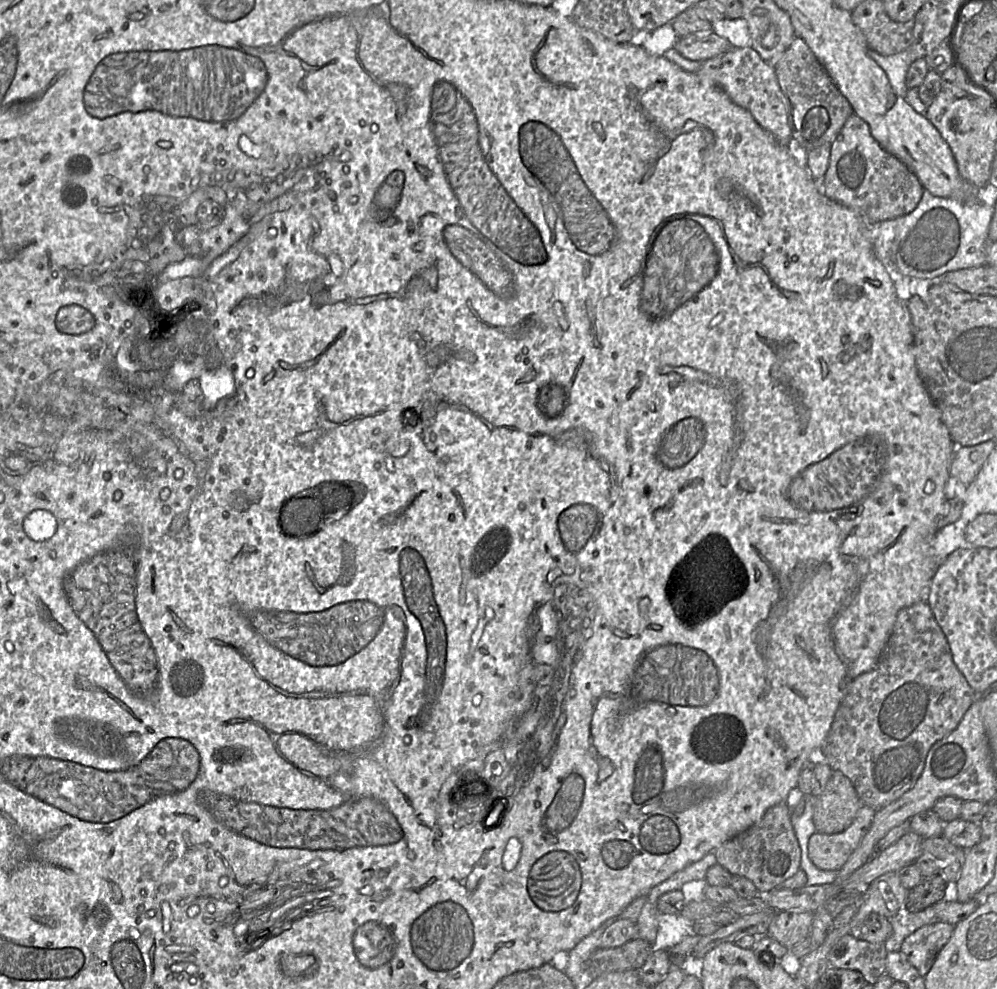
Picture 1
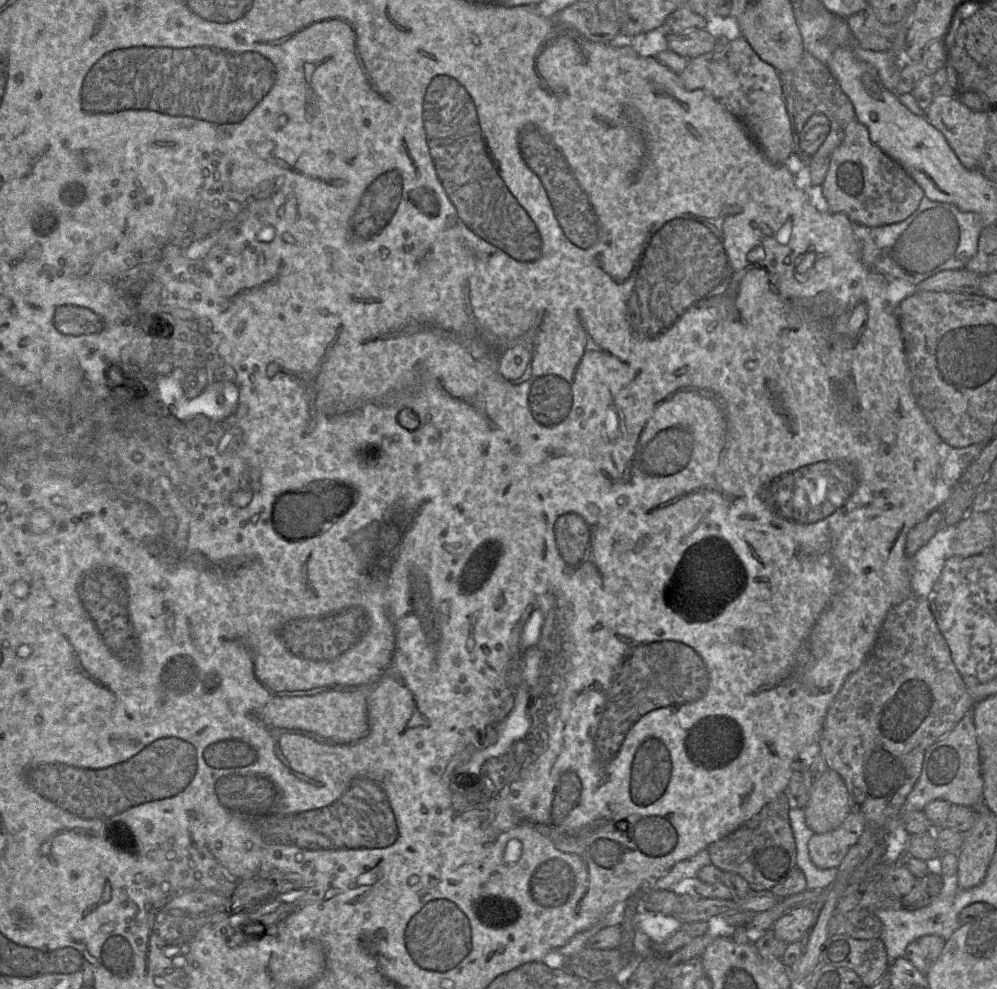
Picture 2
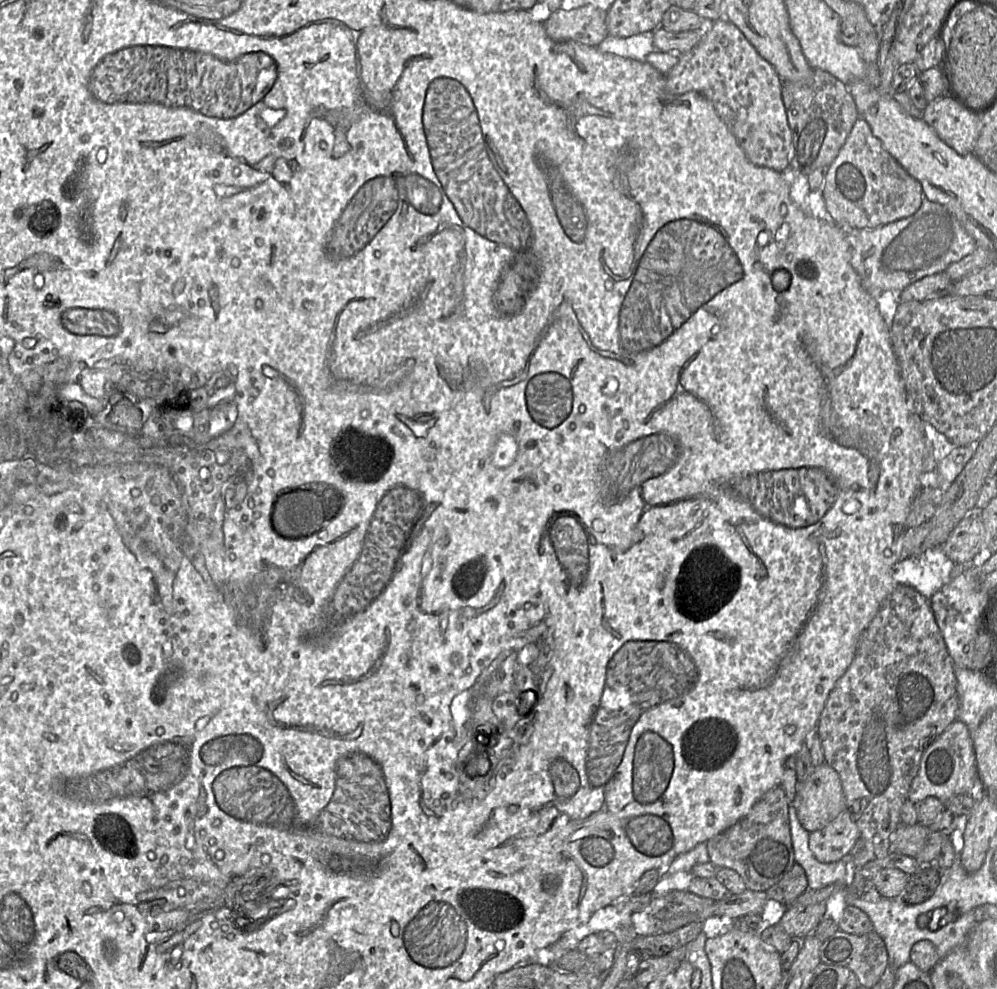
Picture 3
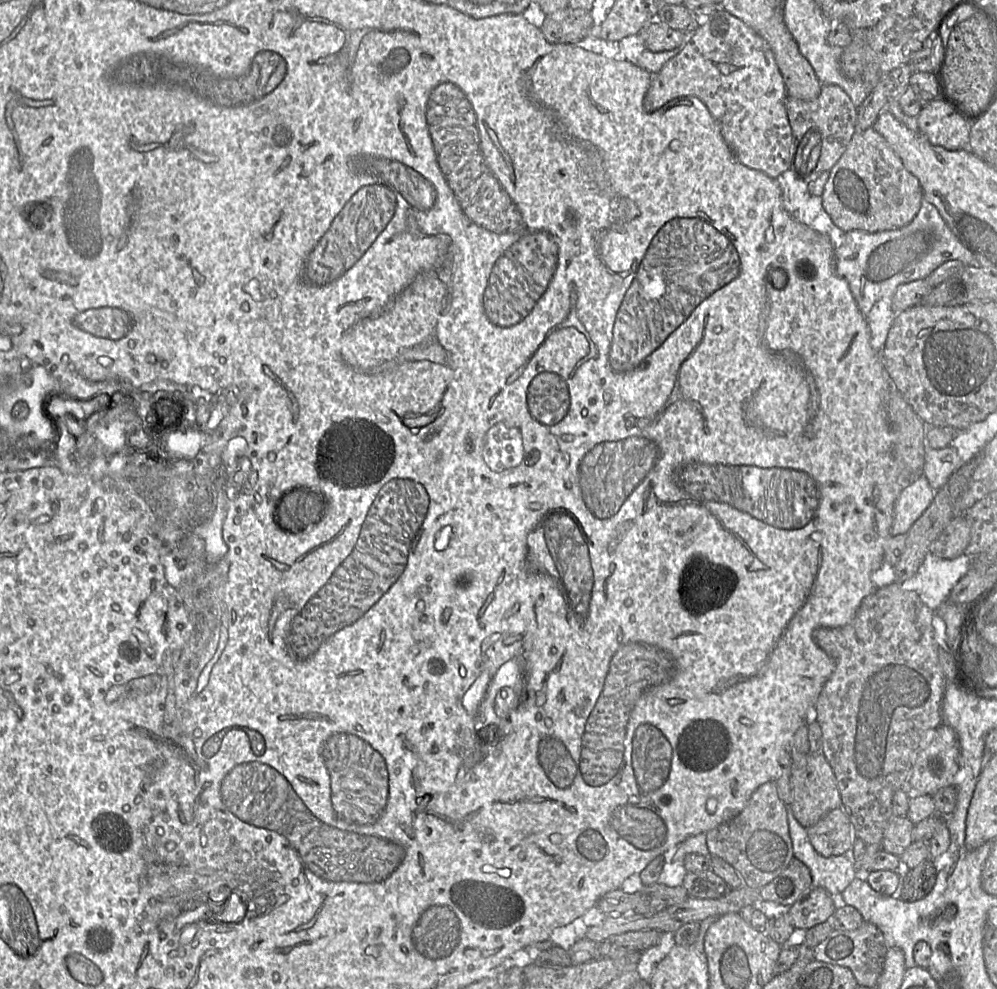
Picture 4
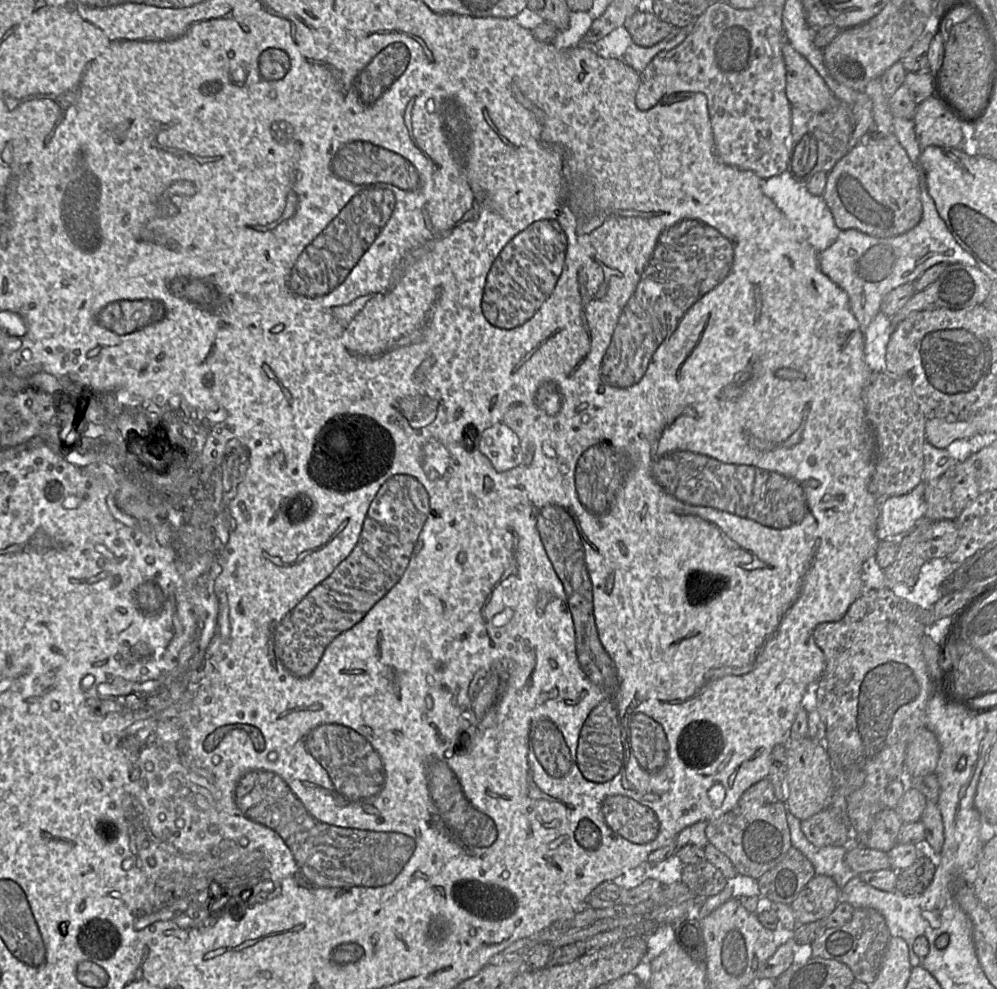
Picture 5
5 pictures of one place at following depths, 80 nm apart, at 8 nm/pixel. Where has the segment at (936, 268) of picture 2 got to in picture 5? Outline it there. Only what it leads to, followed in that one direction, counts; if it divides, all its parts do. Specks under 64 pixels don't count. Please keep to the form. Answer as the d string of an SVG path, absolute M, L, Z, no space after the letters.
M920 169L919 177L922 216L912 229L888 238L873 237L856 229L840 230L831 246L818 252L821 271L847 293L850 309L864 335L867 327L880 311L882 300L896 287L913 283L927 269L941 262L977 266L974 257L957 243L939 216Z

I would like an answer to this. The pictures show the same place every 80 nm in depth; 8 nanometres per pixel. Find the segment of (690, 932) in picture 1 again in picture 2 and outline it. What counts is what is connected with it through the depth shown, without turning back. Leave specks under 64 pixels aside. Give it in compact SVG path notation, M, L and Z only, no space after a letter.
M637 912L635 915L635 931L642 930L652 942L666 941L681 927L682 924L670 914Z

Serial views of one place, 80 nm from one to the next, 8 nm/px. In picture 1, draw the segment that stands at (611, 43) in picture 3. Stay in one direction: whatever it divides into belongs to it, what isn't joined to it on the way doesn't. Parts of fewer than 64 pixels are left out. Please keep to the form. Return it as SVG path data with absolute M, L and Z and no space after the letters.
M666 23L654 30L636 30L628 43L643 47L652 56L663 56L665 51L674 48L678 39L671 23Z

